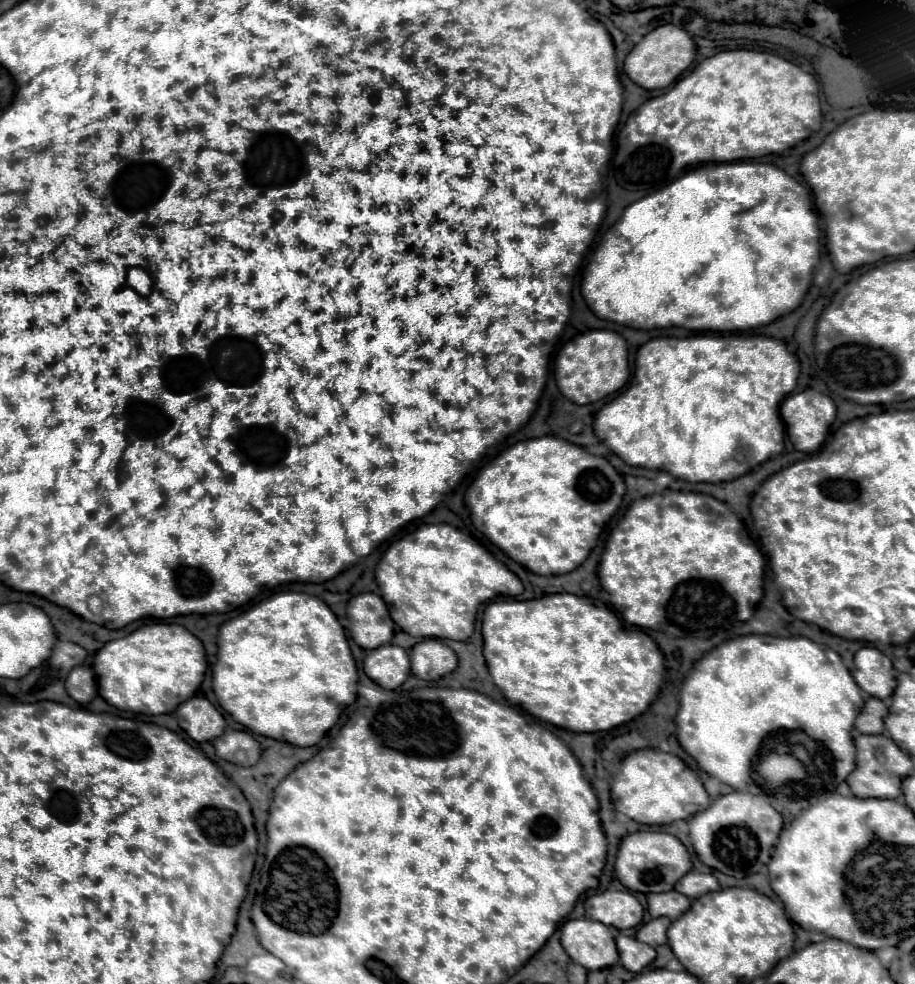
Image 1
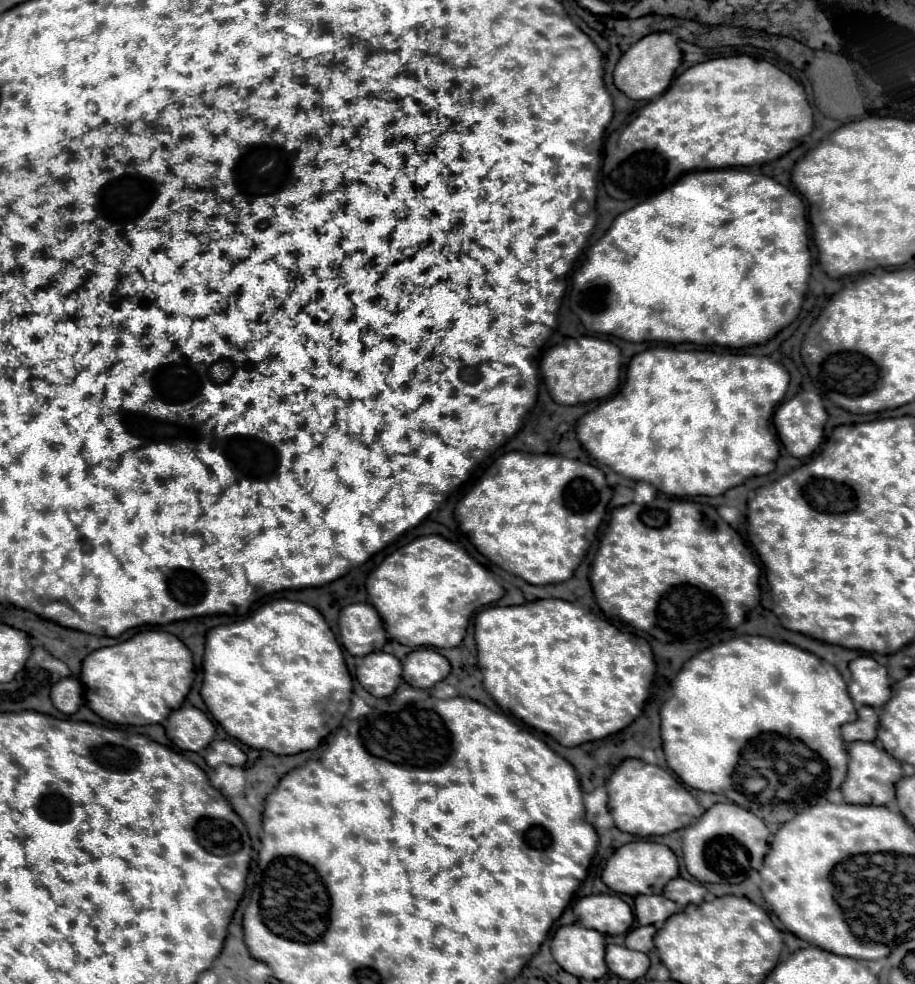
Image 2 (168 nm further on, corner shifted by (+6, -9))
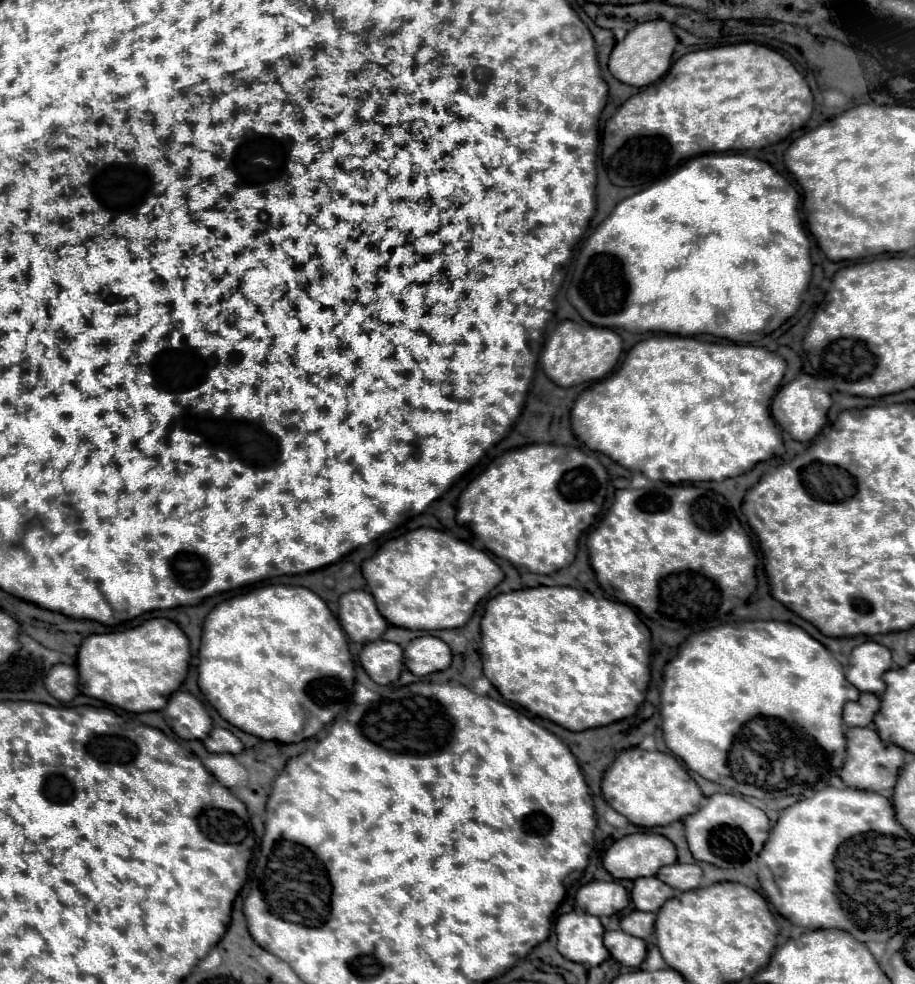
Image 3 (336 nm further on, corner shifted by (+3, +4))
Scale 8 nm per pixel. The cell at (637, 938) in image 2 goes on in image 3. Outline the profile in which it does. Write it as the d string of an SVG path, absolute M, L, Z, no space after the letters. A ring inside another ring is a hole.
M632 911L620 919L620 929L640 937L640 939L650 939L654 933L654 913L644 913L644 911Z

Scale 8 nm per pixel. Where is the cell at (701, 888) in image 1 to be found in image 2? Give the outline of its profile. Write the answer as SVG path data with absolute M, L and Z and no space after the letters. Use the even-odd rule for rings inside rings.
M675 878L665 886L663 896L671 898L679 906L701 904L705 900L705 896L707 896L707 888L703 884L699 884L699 882L689 882L689 880L683 880L683 878Z

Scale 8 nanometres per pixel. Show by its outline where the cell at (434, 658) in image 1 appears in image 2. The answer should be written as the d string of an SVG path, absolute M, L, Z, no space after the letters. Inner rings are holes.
M431 648L413 650L403 660L403 680L413 688L431 688L451 672L447 658Z

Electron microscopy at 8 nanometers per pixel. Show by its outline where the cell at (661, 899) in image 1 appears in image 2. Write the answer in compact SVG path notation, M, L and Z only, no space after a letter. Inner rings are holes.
M637 896L635 898L635 916L641 926L663 926L667 918L677 914L679 906L663 896Z

